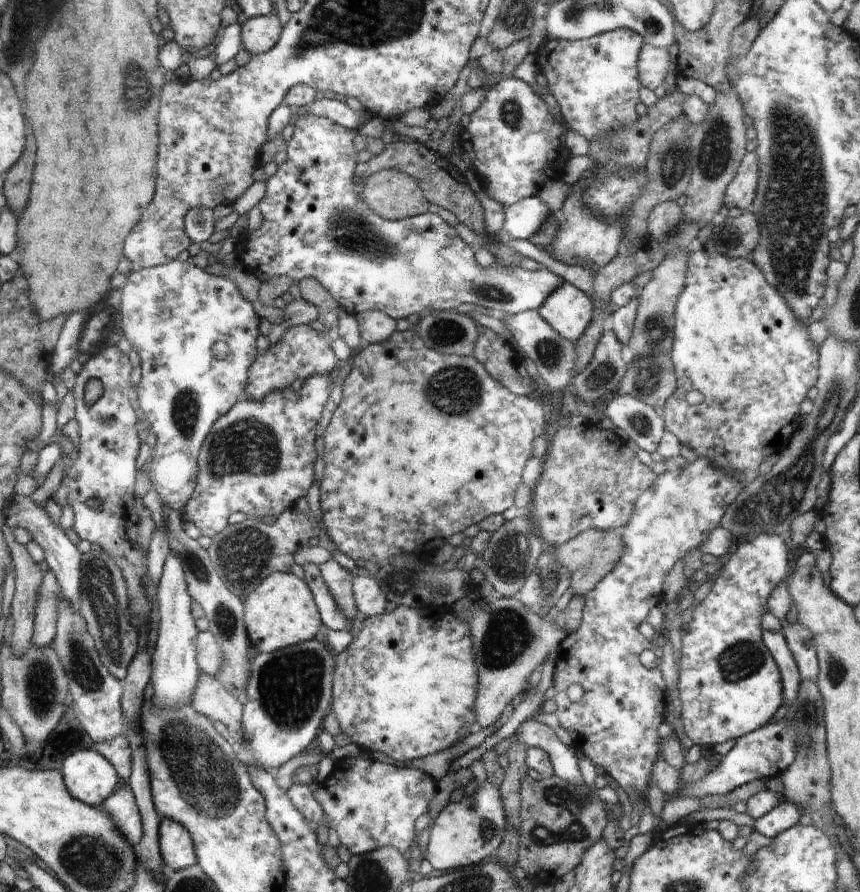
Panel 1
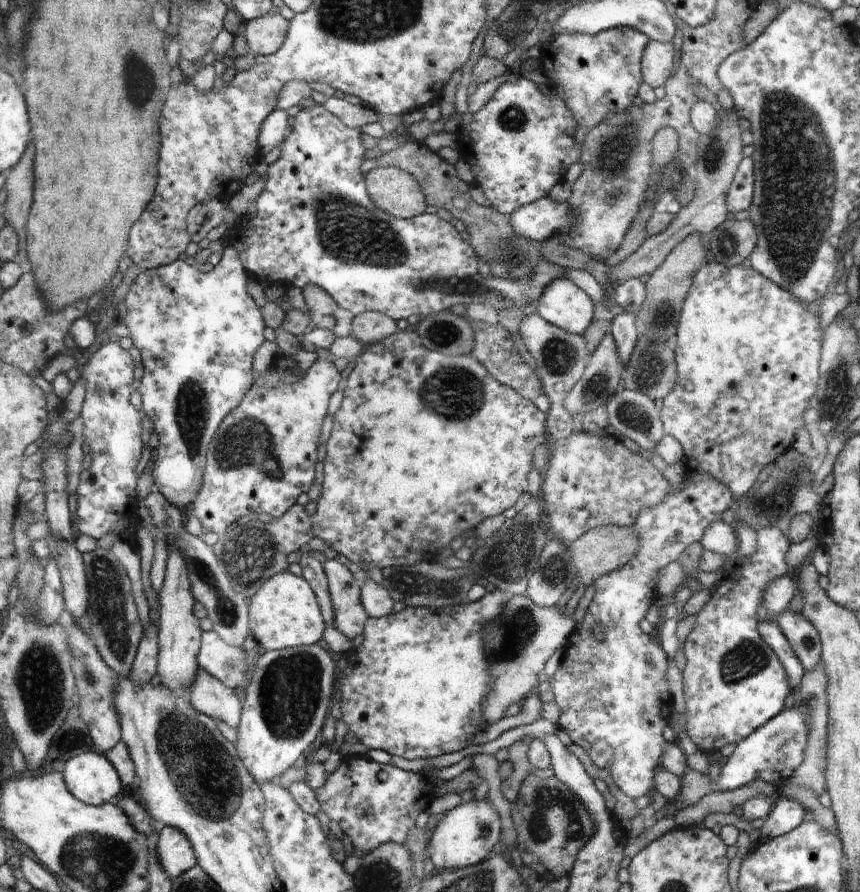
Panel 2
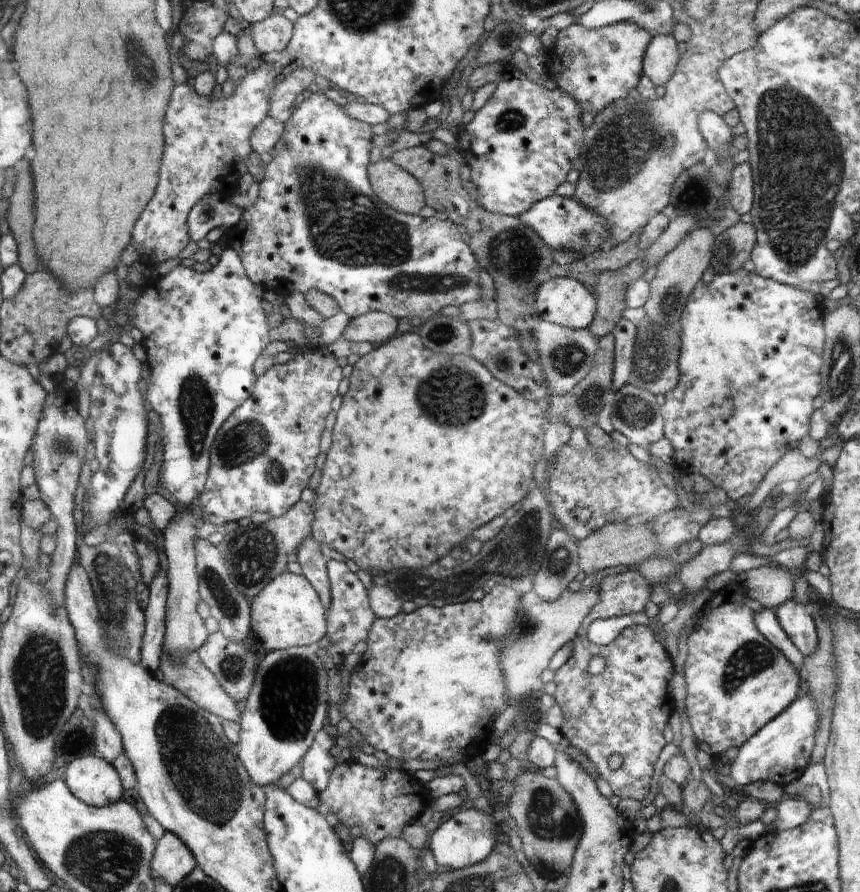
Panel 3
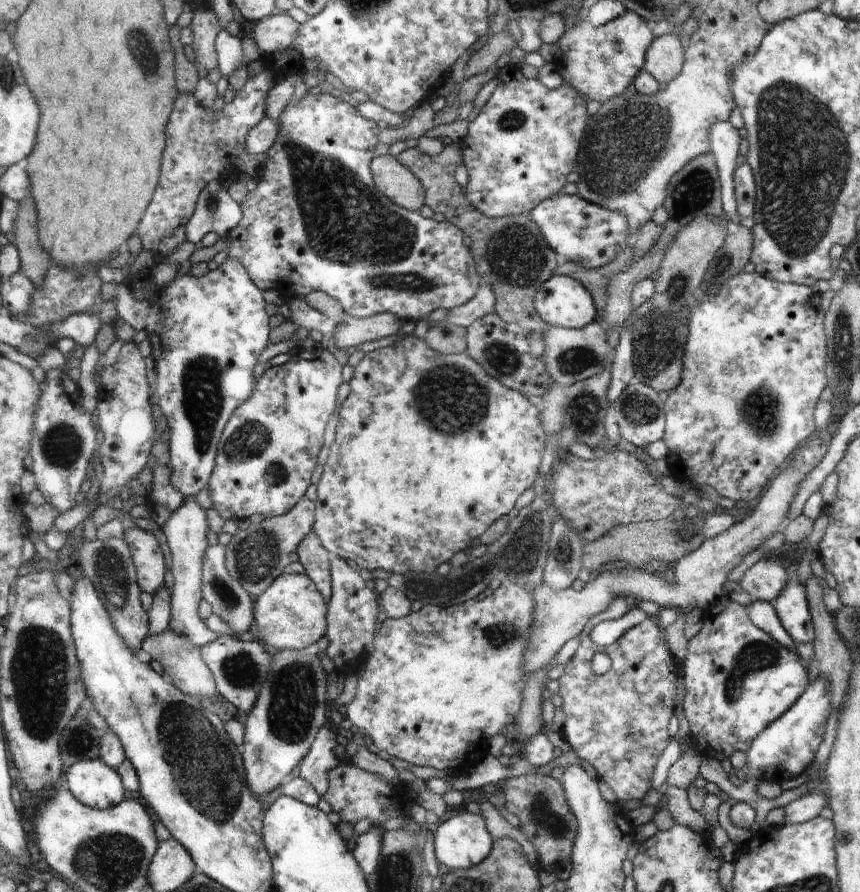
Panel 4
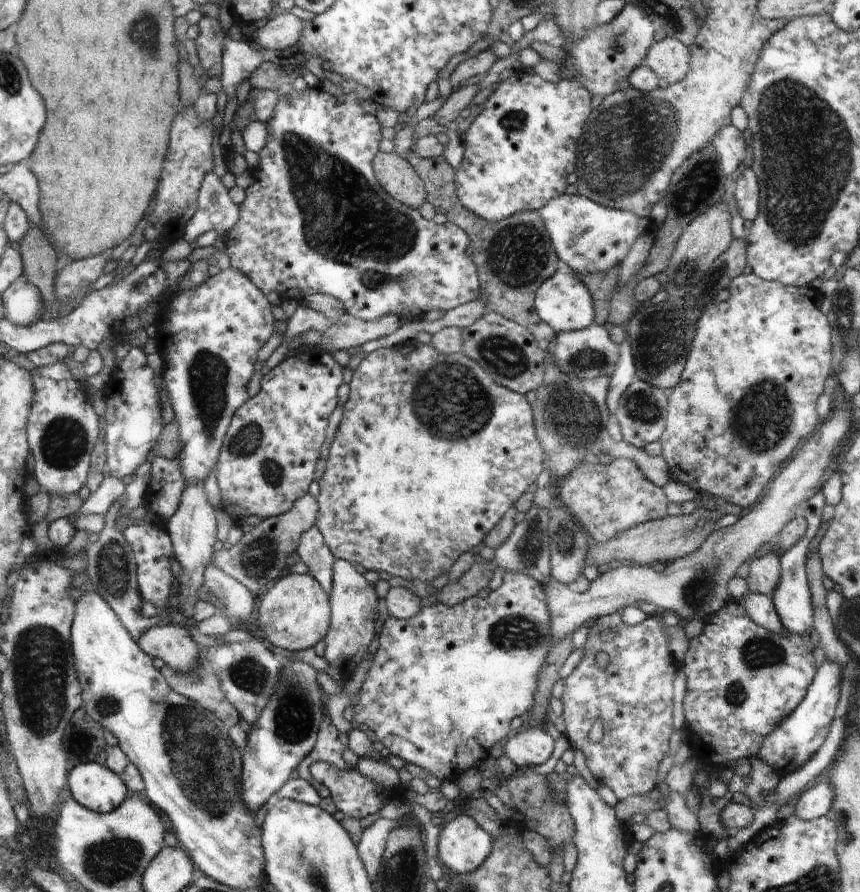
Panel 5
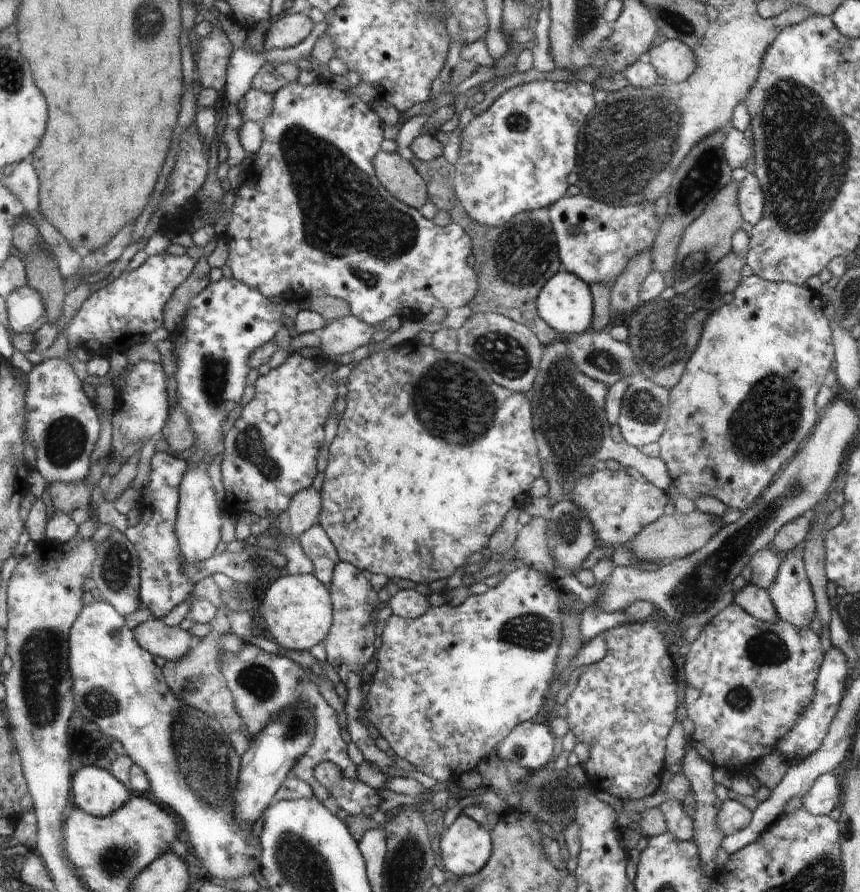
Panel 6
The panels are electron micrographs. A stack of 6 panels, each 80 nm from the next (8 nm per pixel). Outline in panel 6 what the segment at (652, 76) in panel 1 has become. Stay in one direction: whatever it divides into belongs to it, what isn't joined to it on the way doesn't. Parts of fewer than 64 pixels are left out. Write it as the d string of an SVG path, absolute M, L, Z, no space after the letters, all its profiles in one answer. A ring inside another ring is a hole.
M666 39L646 52L646 60L669 83L686 81L695 72L695 51L679 40Z

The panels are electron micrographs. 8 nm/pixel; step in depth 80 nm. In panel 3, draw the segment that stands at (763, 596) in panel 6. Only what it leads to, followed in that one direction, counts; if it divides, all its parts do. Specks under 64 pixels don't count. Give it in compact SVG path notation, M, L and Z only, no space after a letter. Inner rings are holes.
M765 608L758 611L755 616L755 625L764 635L764 638L778 647L797 670L803 667L806 656L804 656L799 647L792 642L792 638L788 636L787 631L781 626L778 615L774 610Z

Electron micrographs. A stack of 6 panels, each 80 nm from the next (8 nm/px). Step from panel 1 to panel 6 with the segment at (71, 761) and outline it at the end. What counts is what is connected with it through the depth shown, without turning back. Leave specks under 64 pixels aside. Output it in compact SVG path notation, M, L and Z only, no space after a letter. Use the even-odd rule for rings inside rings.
M87 766L75 773L74 804L89 815L107 817L128 802L126 787L110 770Z

